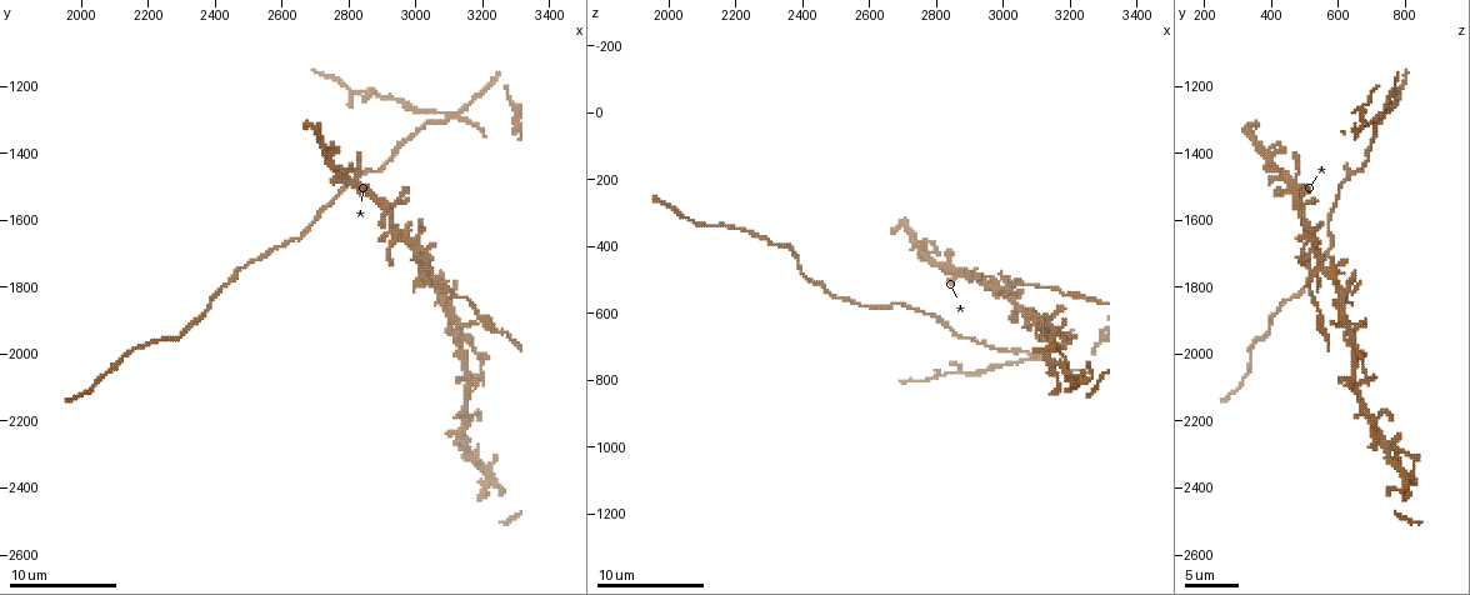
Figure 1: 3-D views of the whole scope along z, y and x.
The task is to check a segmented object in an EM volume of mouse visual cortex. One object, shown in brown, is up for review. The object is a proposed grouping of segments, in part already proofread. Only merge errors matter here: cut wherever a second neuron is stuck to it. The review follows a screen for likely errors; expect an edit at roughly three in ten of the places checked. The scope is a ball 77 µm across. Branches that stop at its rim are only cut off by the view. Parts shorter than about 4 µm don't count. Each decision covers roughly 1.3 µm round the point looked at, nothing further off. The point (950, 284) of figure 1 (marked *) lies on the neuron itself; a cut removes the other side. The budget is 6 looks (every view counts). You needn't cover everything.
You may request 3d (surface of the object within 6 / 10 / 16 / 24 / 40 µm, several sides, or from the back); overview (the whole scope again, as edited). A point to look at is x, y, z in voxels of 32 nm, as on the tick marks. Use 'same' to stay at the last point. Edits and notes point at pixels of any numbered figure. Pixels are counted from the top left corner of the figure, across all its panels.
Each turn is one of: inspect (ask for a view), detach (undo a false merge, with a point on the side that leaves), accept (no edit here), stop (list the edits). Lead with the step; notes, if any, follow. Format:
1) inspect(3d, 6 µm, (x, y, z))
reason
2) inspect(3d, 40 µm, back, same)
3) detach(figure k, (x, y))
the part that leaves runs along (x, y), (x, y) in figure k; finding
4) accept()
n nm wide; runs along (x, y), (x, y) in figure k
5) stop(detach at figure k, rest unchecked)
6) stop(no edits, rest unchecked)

inspect(3d, 6 µm, (3090, 1290, 720))
four arms meet

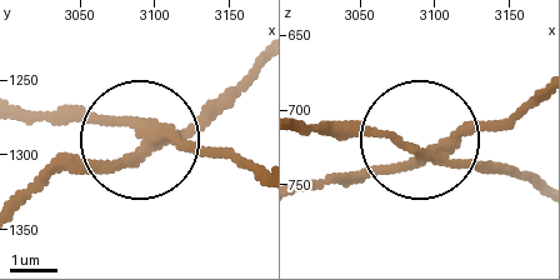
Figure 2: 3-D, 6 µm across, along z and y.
detach(figure 2, (220, 149))
the part that leaves runs along (148, 134), (20, 105) in figure 2; two neurons meet here

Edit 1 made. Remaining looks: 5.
inspect(overview)

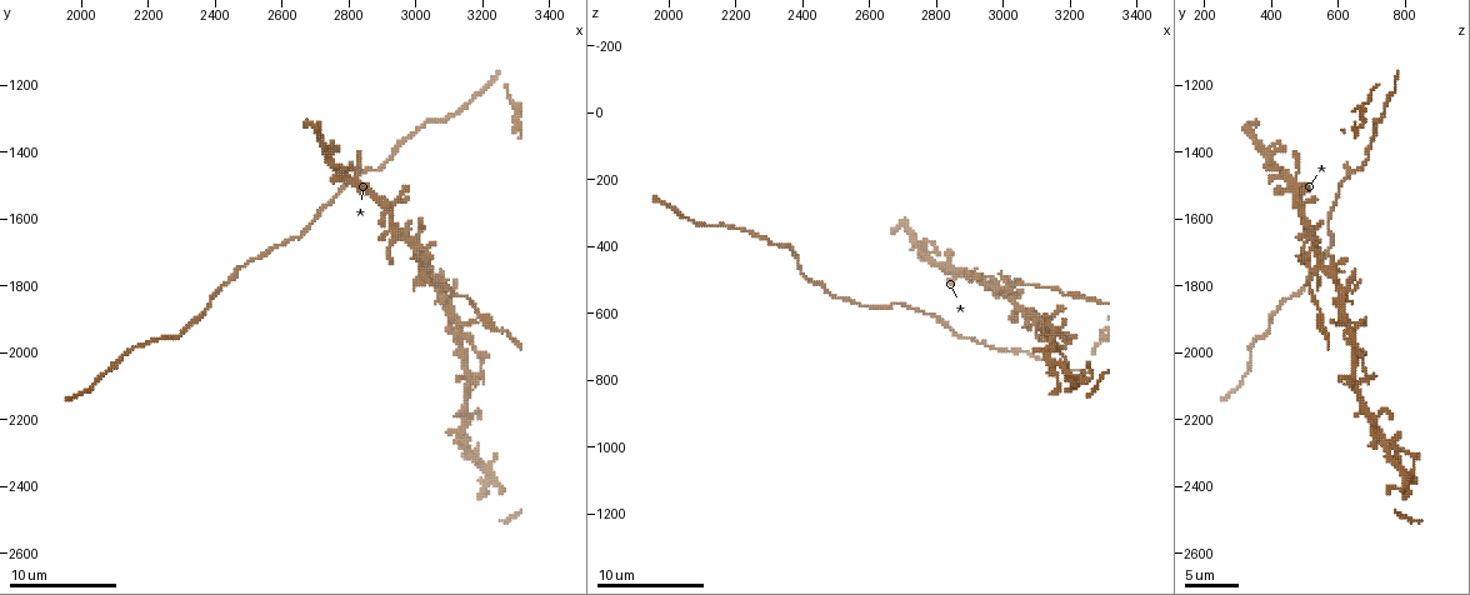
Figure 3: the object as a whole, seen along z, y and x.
inspect(3d, 6 µm, (3030, 1750, 540))
small branch off a trunk

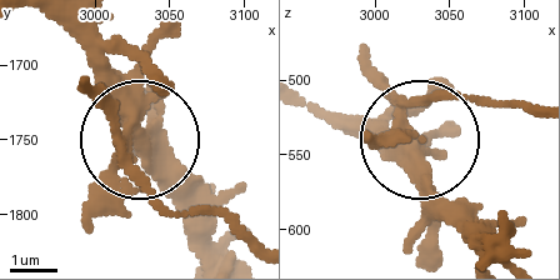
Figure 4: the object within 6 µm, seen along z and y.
detach(figure 4, (113, 179))
5 arms; the part that leaves runs along (134, 120), (130, 164), (158, 199), (229, 215), (253, 235) in figure 4; two neurons meet here

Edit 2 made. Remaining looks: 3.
stop(detach at figure 2, detach at figure 4, rest unchecked)

